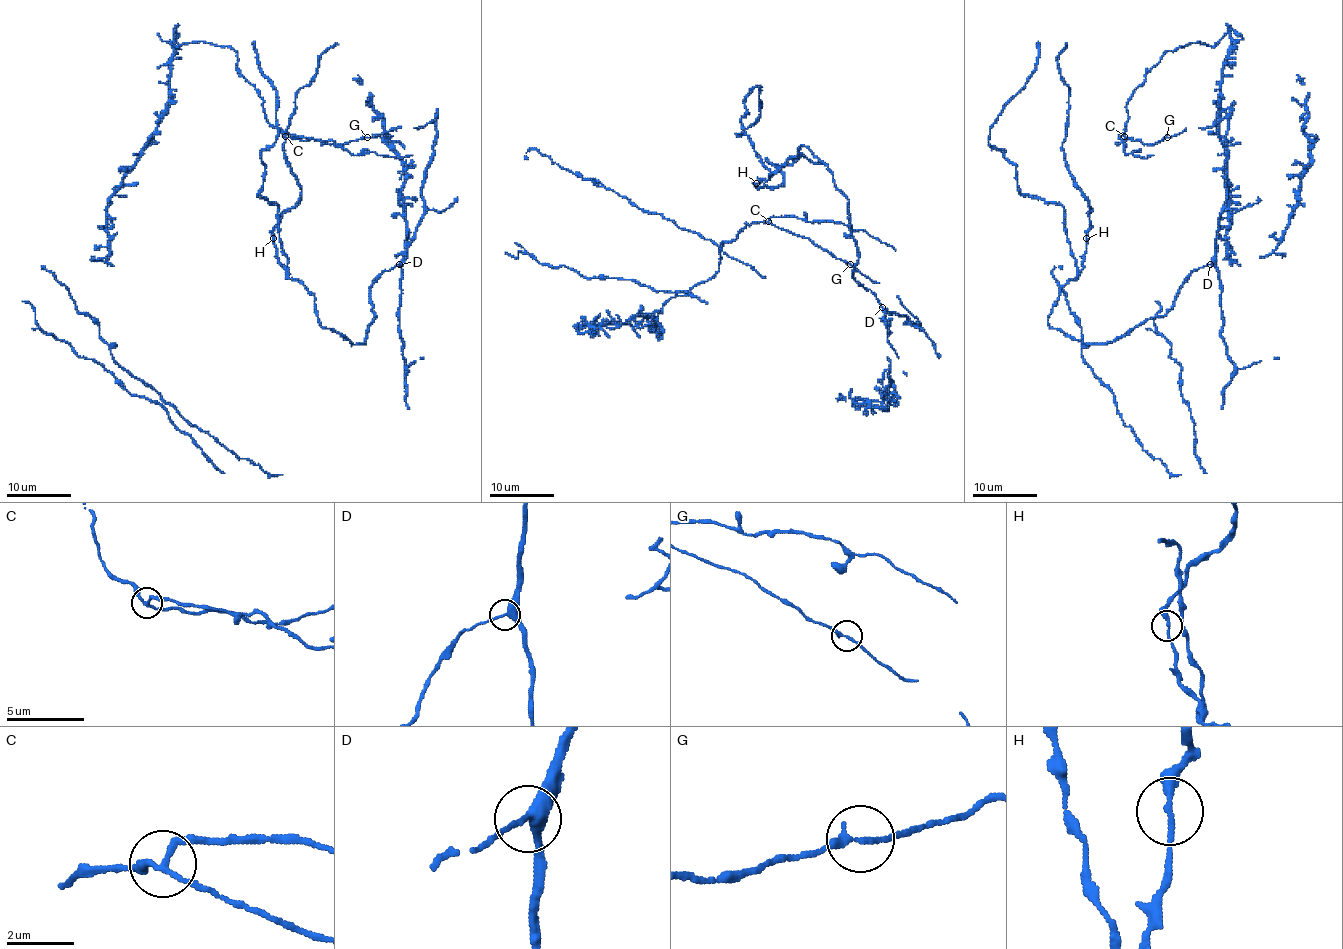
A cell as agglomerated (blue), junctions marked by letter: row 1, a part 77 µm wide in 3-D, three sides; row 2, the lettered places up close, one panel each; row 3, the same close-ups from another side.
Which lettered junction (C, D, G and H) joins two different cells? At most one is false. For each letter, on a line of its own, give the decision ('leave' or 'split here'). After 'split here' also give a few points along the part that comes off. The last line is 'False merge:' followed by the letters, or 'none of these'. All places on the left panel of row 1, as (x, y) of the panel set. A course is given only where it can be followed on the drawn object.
C: split here; course (285, 136), (334, 141), (351, 153), (361, 155), (370, 152), (403, 158), (412, 155)
D: leave
G: leave
H: leave
False merge: C

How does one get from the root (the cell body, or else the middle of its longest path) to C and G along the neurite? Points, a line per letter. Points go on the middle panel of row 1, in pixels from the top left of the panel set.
C: (836, 259), (807, 238), (792, 234), (768, 222)
G: (836, 259), (850, 263)

